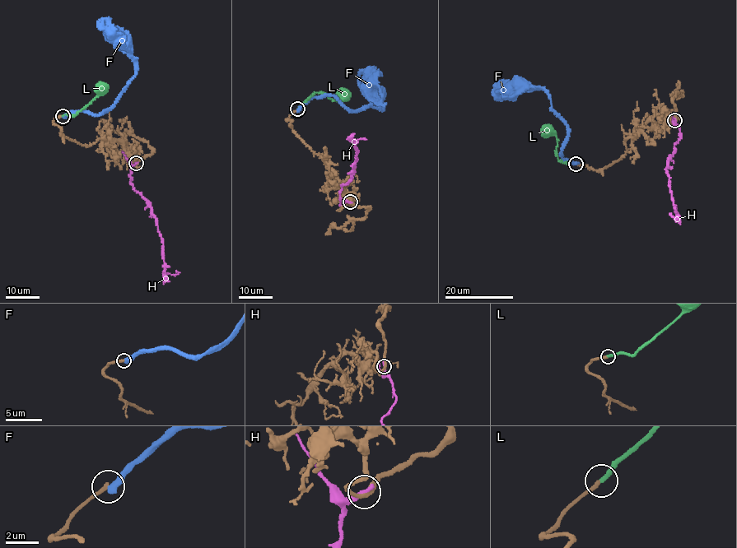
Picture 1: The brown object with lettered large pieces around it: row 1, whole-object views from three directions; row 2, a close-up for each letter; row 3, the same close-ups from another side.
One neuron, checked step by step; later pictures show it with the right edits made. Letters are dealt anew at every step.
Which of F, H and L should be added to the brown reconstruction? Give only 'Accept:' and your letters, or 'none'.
Accept: L

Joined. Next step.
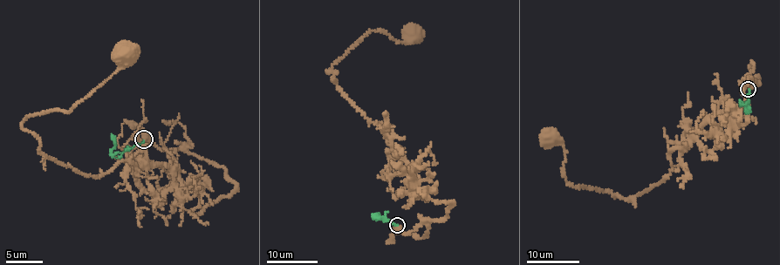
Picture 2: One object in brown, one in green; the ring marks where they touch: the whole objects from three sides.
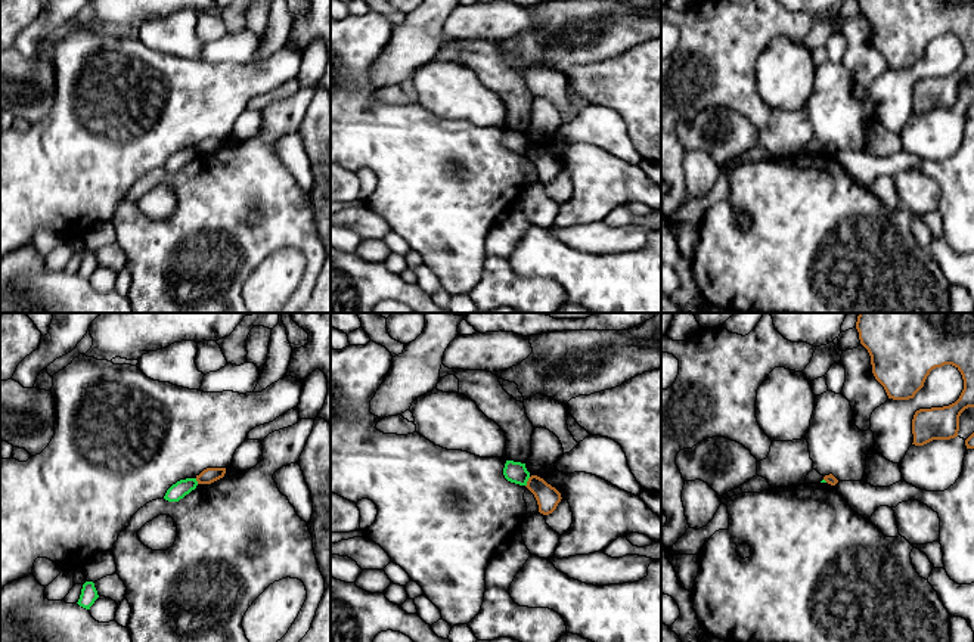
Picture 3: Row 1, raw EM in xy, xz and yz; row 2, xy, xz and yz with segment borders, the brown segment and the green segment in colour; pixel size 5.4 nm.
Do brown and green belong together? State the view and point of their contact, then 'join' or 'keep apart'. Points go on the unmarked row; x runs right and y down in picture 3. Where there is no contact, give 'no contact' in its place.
meets brown in xz at (527, 151); keep apart

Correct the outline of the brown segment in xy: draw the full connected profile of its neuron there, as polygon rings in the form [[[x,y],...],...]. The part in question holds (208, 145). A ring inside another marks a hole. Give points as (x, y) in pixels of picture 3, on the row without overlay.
[[[207,137],[199,145],[196,145],[198,153],[211,153],[226,143],[226,137]]]

